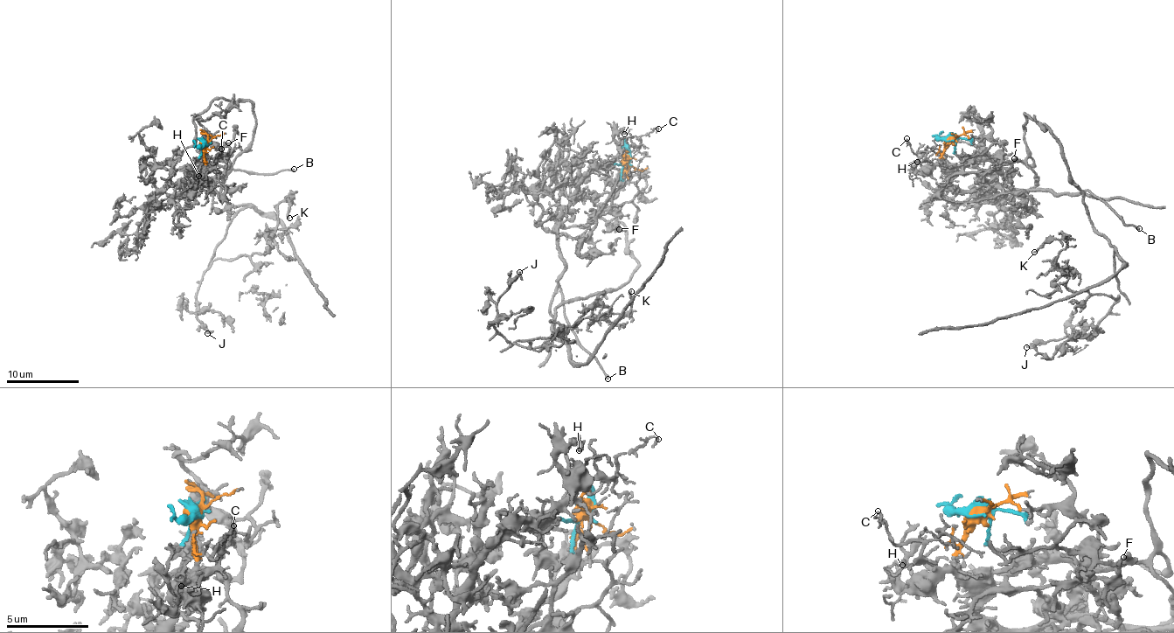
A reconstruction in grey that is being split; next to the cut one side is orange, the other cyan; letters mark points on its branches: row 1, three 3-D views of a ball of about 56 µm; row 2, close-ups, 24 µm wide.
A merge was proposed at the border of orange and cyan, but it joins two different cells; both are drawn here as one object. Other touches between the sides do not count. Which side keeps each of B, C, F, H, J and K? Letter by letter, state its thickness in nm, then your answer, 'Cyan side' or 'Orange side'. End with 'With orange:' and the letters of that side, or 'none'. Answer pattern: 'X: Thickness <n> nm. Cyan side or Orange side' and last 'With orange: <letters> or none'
B: Thickness 240 nm. Orange side
C: Thickness 150 nm. Orange side
F: Thickness 240 nm. Cyan side
H: Thickness 120 nm. Orange side
J: Thickness 280 nm. Cyan side
K: Thickness 180 nm. Cyan side
With orange: B, C, H

